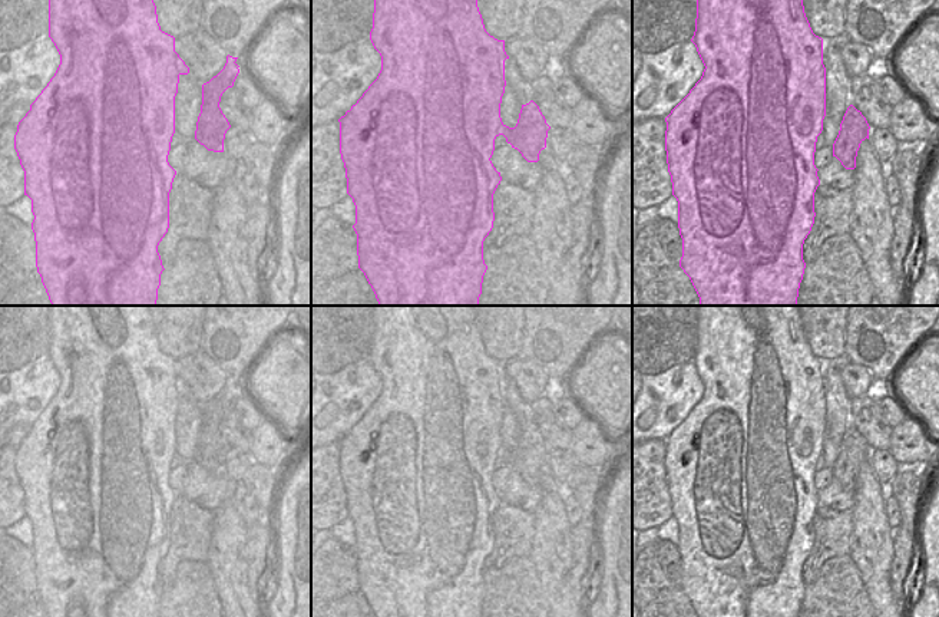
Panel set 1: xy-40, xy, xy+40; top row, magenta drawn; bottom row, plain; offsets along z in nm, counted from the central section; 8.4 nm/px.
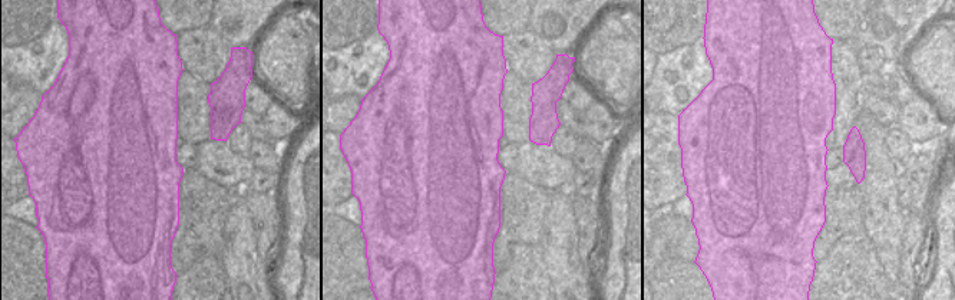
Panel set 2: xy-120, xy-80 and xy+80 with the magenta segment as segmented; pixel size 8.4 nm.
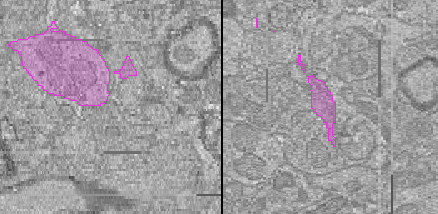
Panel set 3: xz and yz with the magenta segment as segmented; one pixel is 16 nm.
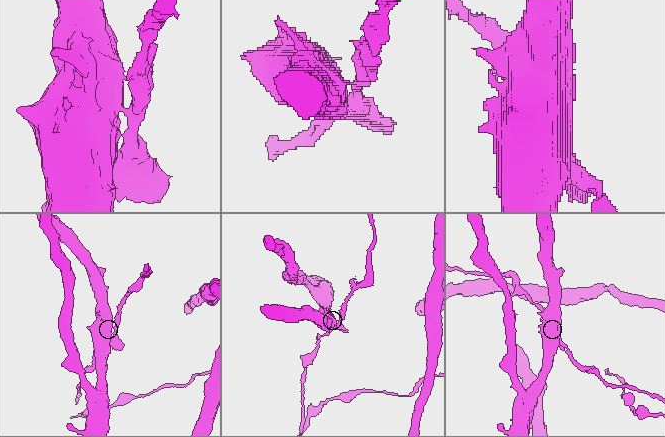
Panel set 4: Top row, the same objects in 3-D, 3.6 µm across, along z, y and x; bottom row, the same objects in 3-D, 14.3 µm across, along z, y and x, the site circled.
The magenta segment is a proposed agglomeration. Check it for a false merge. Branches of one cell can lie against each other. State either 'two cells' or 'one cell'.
two cells

